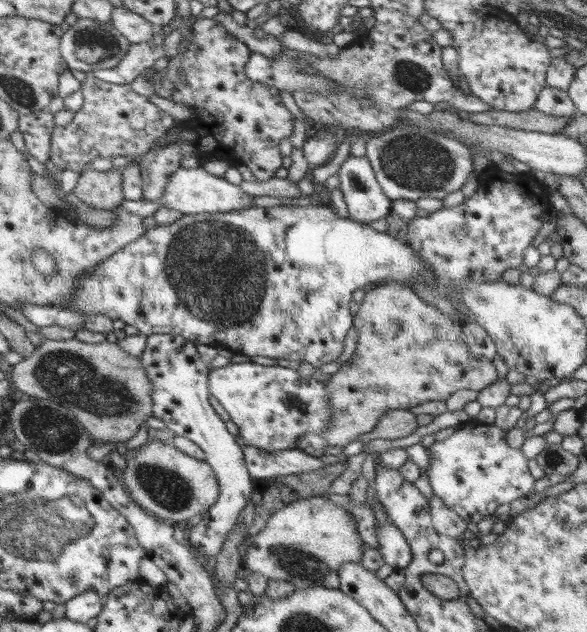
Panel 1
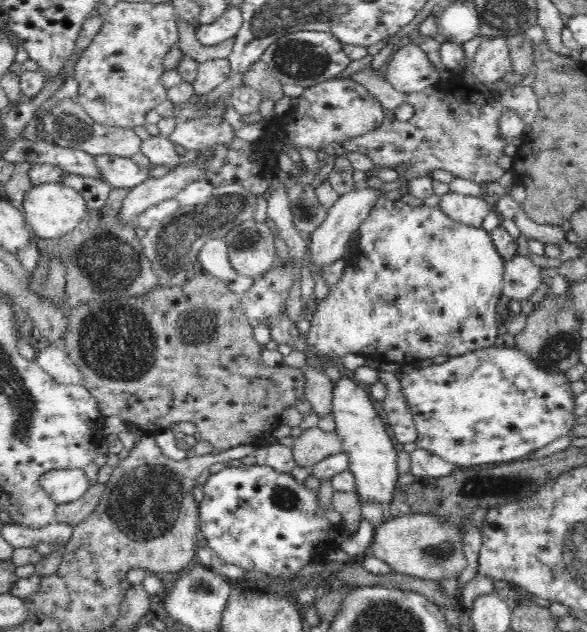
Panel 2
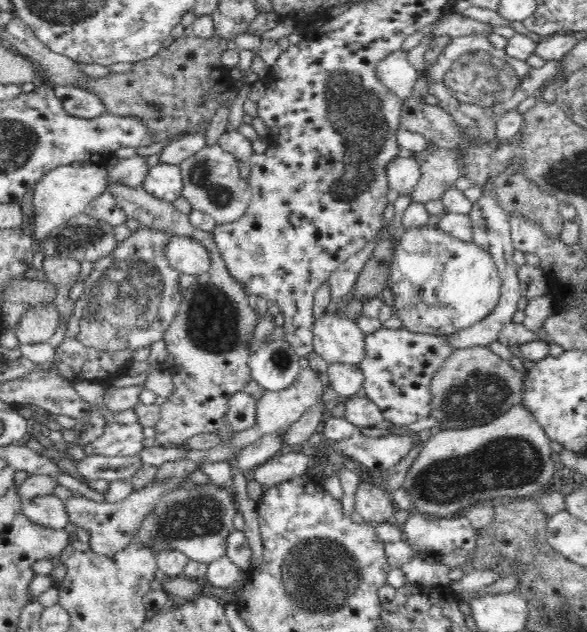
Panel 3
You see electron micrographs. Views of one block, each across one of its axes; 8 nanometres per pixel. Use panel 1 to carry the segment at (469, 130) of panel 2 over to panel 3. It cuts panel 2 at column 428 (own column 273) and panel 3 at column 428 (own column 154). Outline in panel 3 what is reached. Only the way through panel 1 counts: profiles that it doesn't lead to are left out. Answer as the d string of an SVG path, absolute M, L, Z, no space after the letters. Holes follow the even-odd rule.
M470 34L454 37L444 48L436 63L425 72L428 94L438 98L438 106L452 115L455 123L467 138L492 140L496 122L540 89L560 72L560 61L547 61L542 68L532 68L525 61L508 57L505 50L495 48L488 36ZM429 146L414 157L420 165L420 182L410 196L412 202L426 204L430 200L442 199L444 192L452 189L456 180L464 176L456 149L444 151Z

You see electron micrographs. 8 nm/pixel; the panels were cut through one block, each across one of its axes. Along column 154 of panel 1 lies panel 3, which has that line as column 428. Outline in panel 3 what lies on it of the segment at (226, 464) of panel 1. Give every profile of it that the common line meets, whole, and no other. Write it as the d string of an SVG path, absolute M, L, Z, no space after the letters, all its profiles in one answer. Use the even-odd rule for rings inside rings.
M382 327L372 334L364 334L364 350L359 364L364 373L363 387L366 397L378 406L383 419L396 427L408 427L430 417L430 384L436 370L444 366L444 360L455 350L448 343L448 337Z

